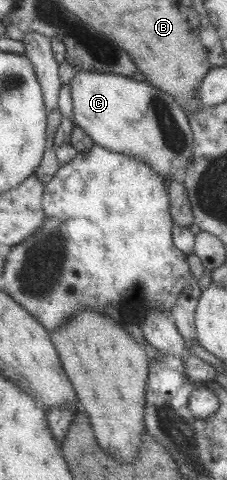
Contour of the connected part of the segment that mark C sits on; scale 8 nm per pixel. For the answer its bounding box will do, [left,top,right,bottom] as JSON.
[68,71,193,179]

